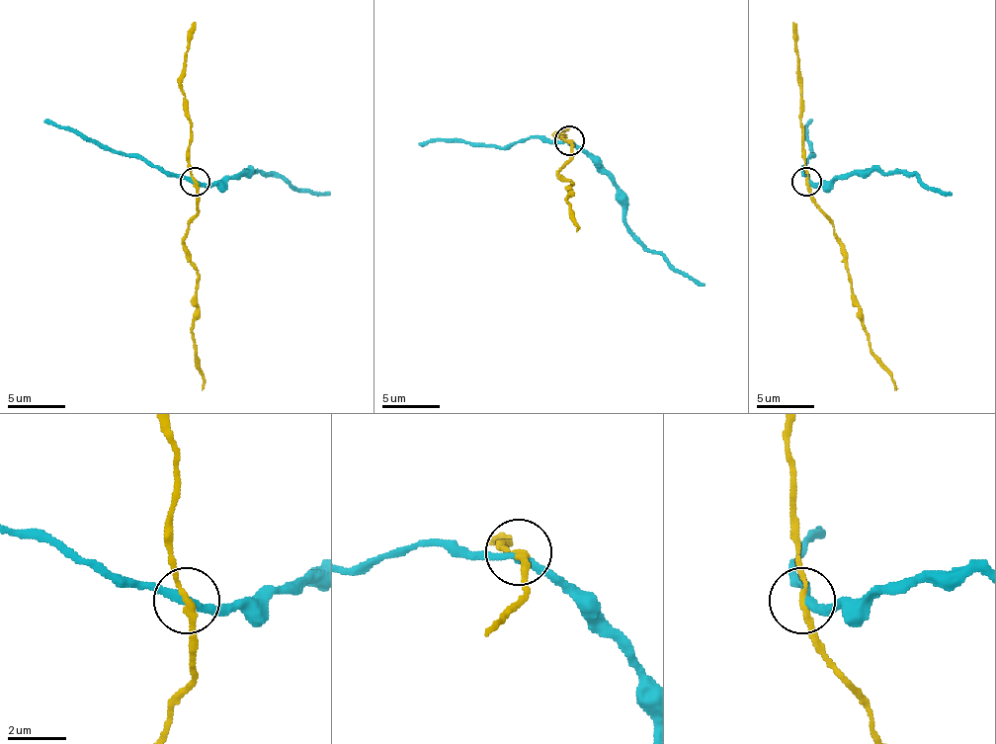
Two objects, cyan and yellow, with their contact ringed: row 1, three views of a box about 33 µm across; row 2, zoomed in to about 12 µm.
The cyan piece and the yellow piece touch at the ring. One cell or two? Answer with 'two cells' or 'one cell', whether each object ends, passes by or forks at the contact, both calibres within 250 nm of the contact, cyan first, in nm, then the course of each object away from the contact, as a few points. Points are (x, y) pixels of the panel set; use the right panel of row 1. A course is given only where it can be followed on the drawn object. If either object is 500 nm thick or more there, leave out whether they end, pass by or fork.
two cells | cyan passes by | yellow passes by | 240/190 nm | cyan via (808, 182), (834, 182), (849, 174), (874, 171), (915, 174), (930, 188), (951, 191) | yellow via (805, 182), (811, 203), (840, 246), (870, 353), (892, 379), (895, 390)

